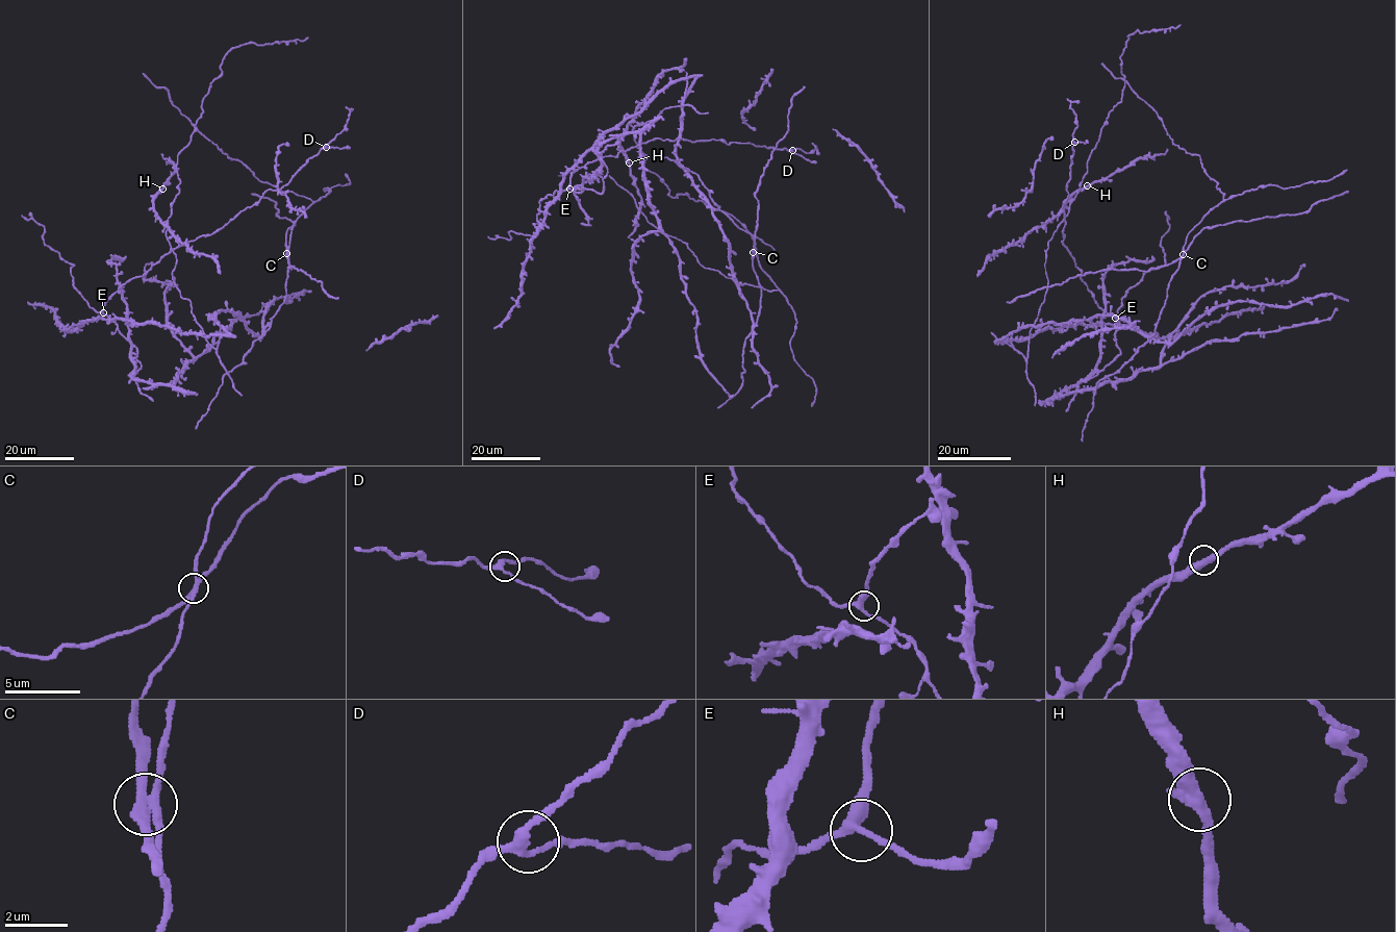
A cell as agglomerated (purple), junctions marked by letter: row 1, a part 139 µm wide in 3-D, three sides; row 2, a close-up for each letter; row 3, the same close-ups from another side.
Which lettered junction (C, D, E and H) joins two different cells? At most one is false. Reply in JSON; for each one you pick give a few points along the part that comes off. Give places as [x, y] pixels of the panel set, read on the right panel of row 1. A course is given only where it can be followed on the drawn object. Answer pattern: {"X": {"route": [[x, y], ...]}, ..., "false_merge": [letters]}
{"C": {"route": [[1183, 254], [1170, 263], [1147, 271], [1105, 269], [1085, 273], [1008, 303]]}, "false_merge": ["C"]}

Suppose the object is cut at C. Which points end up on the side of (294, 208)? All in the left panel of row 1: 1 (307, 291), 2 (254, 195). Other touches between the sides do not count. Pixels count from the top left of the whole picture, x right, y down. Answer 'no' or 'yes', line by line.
1: yes
2: no

